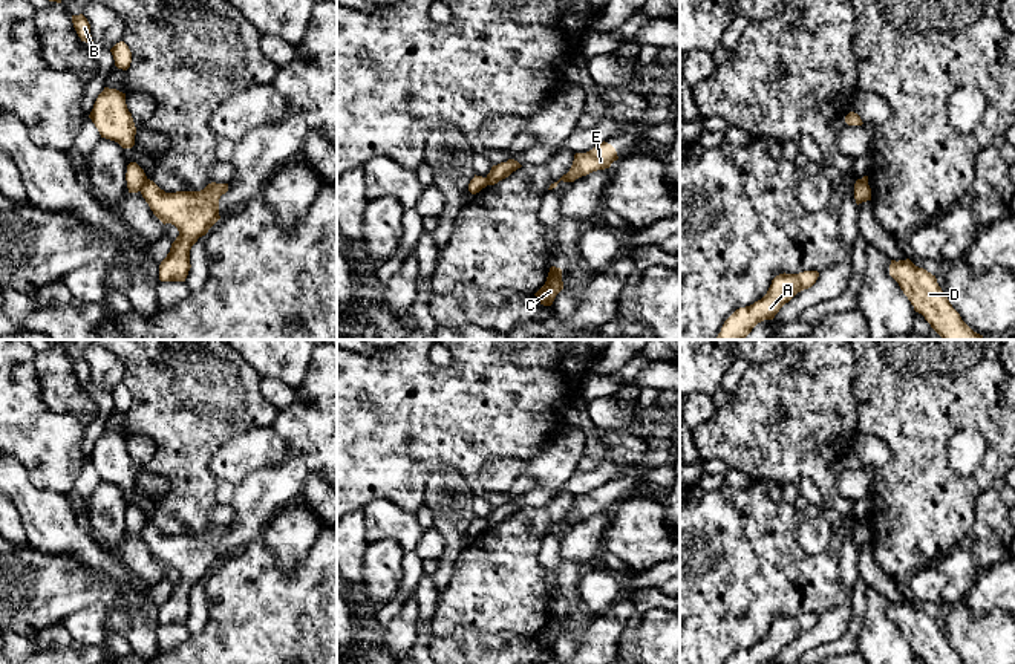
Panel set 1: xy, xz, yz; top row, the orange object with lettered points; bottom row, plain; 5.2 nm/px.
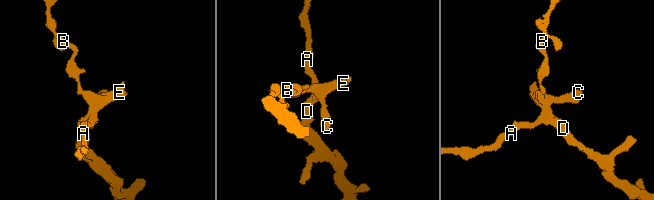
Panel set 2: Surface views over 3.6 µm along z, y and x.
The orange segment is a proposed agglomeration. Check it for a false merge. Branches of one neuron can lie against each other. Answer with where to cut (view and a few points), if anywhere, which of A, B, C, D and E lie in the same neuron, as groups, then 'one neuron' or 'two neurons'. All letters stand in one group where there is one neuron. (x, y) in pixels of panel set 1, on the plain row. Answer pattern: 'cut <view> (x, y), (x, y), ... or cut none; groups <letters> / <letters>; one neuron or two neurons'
cut xy (147, 522), (140, 533); groups A C D E / B; two neurons

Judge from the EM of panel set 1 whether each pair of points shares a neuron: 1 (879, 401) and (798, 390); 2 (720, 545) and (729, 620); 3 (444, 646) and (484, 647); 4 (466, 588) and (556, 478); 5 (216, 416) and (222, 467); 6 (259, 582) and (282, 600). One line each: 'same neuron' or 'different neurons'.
1: different neurons
2: same neuron
3: same neuron
4: different neurons
5: different neurons
6: same neuron

